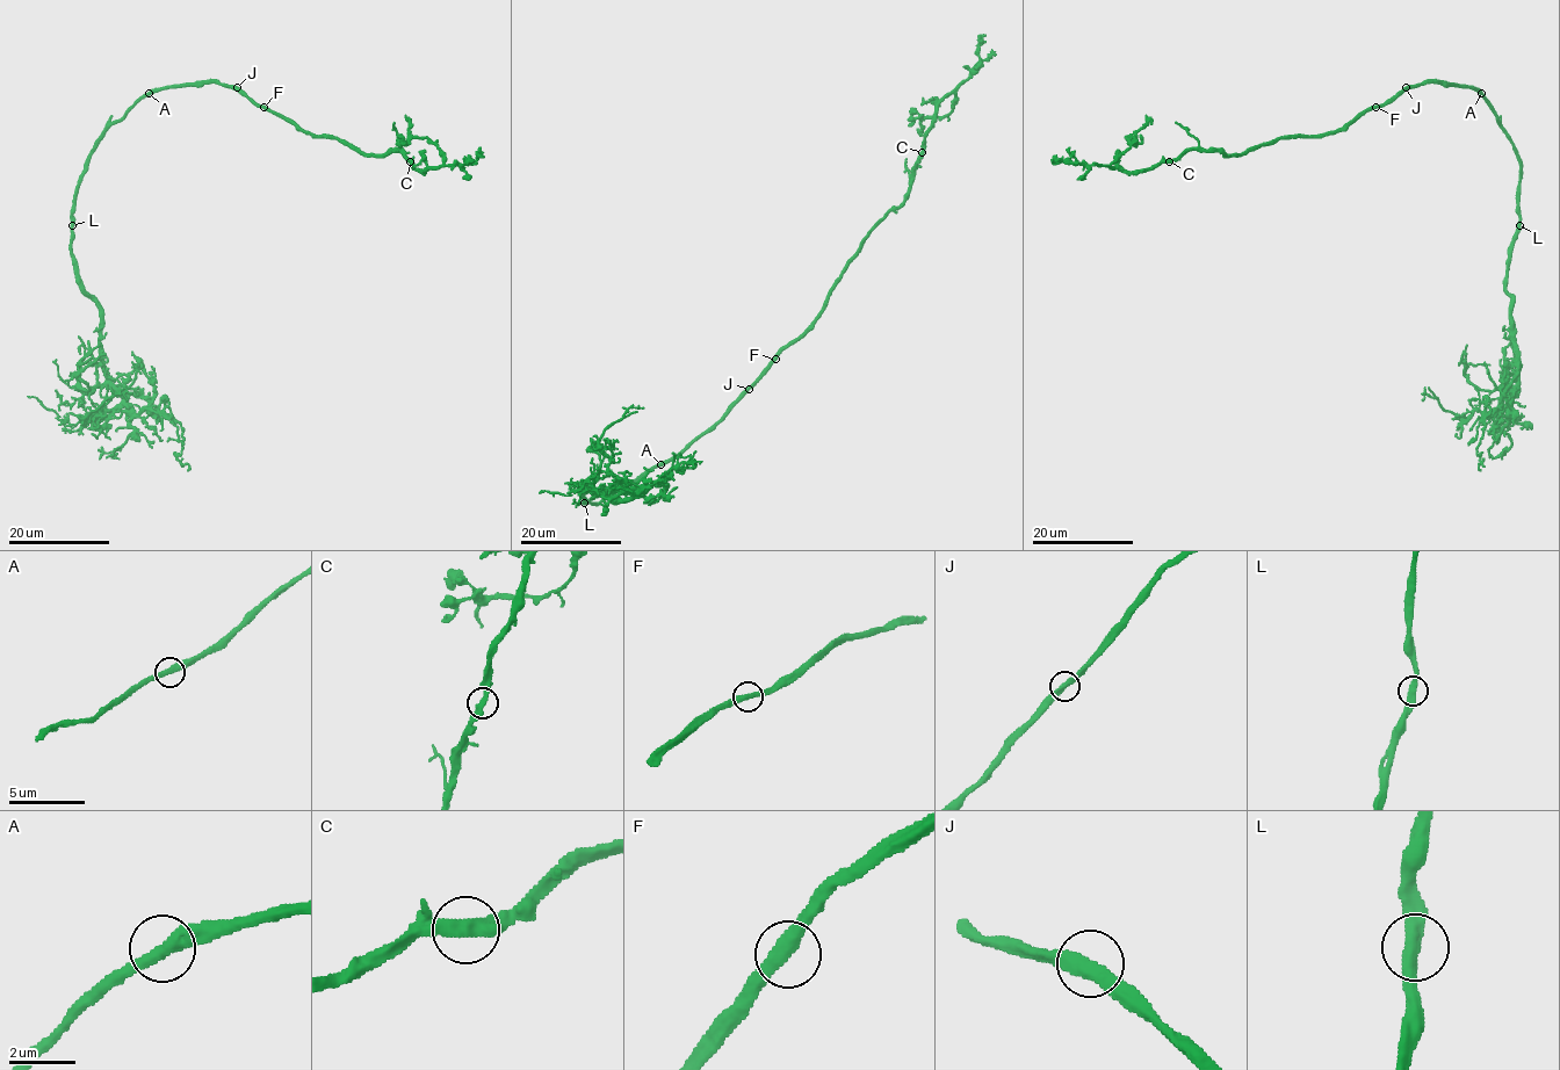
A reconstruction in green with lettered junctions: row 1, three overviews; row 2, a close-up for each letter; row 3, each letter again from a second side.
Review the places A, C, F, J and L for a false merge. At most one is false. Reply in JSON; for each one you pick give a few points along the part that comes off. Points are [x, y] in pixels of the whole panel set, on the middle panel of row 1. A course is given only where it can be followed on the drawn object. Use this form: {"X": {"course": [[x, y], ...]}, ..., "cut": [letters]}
{"cut": []}

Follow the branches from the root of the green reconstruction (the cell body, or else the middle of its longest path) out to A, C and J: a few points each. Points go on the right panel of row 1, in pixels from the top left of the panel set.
A: (1456, 86), (1468, 86), (1481, 93)
C: (1456, 86), (1437, 82), (1407, 86), (1323, 136), (1278, 137), (1232, 154), (1187, 150), (1169, 161)
J: (1456, 86), (1422, 82), (1406, 87)

